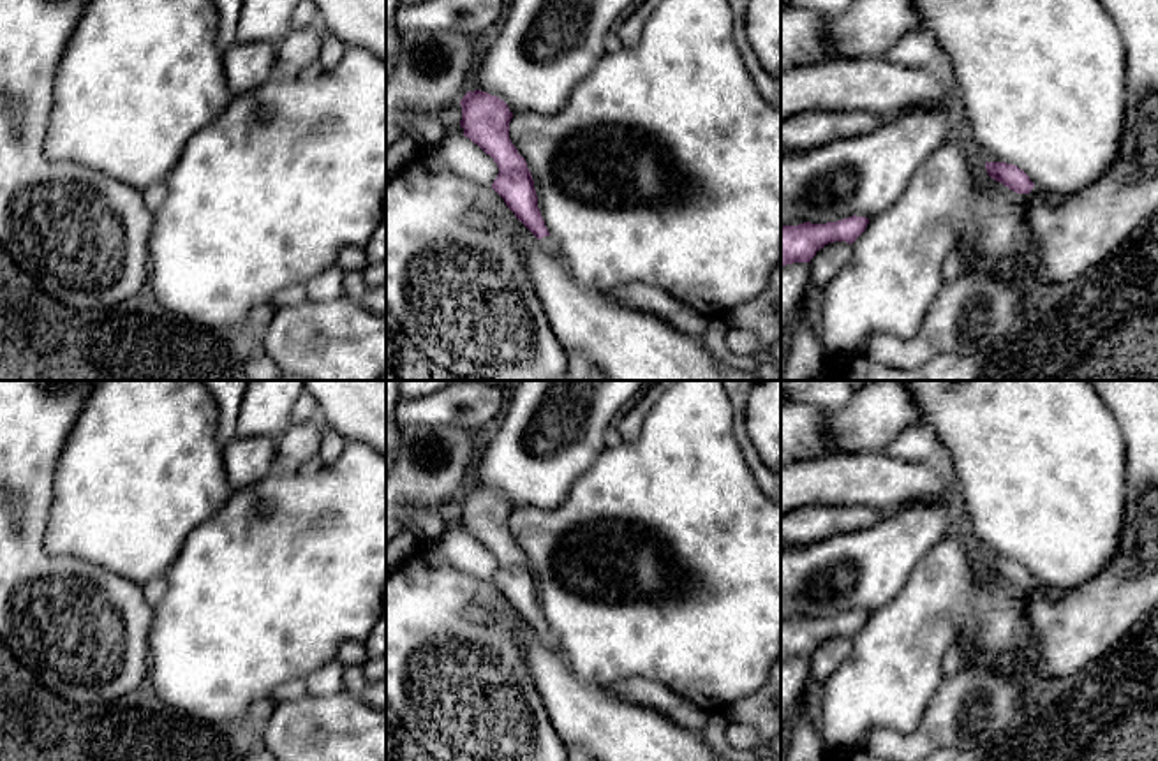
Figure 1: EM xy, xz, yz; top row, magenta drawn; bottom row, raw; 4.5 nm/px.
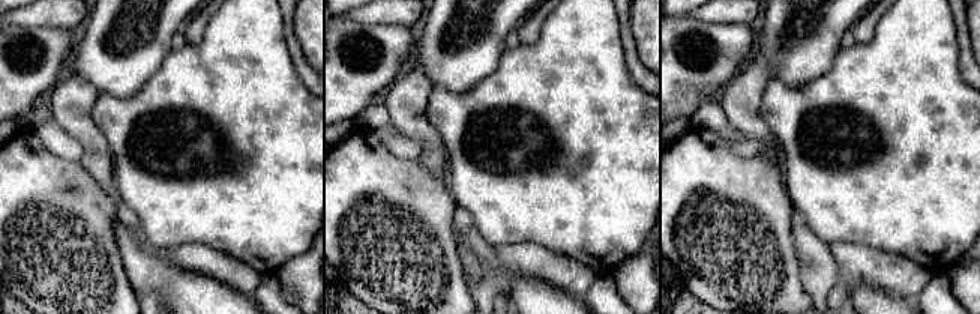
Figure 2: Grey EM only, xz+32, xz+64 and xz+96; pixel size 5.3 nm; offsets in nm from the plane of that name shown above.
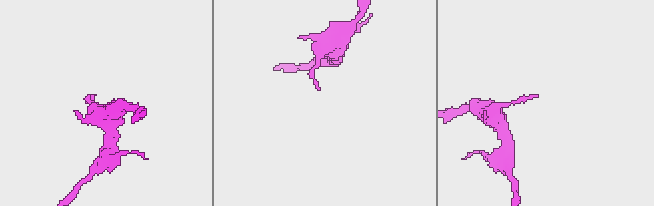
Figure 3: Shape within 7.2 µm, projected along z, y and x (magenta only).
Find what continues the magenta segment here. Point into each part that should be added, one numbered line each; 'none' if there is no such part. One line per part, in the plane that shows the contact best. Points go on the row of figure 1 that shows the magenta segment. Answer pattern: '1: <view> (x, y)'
1: xz (547, 242)

